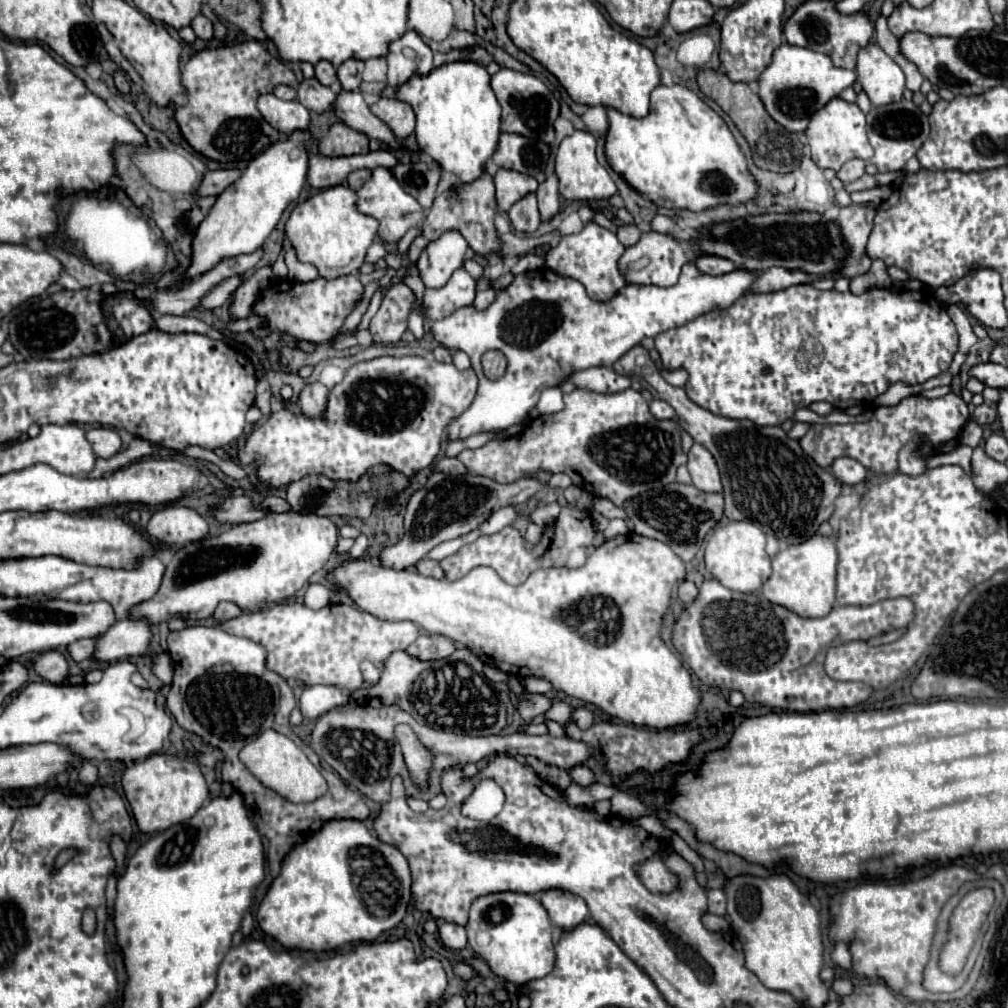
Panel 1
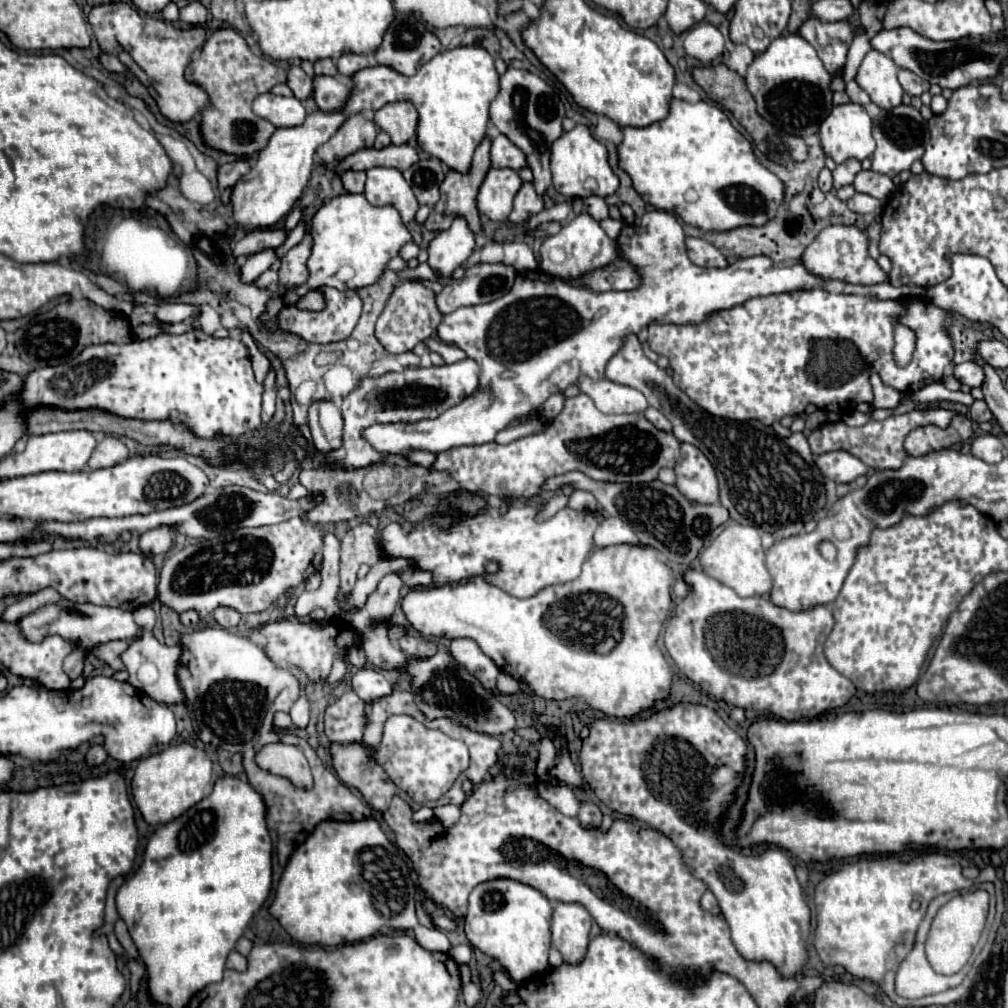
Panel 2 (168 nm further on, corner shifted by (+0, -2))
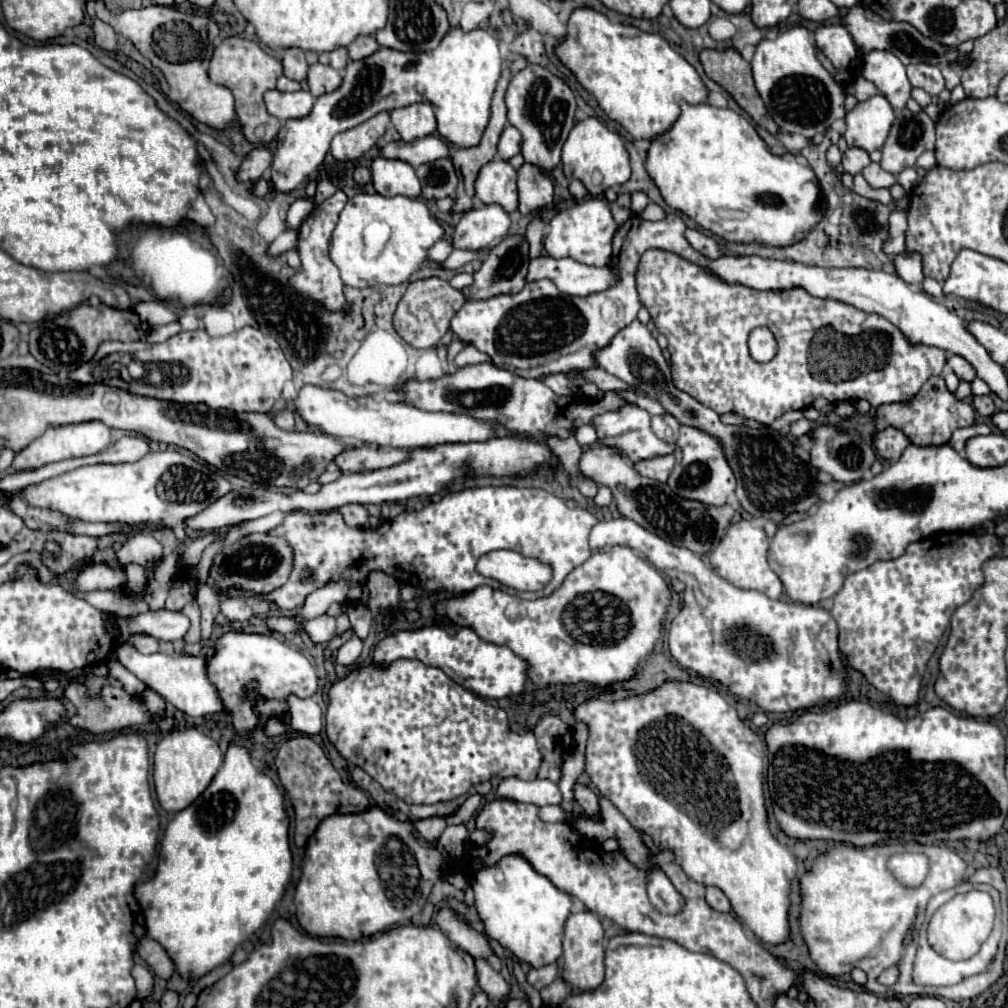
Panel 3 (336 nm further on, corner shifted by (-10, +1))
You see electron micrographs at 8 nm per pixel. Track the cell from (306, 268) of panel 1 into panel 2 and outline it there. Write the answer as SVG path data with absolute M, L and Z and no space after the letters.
M307 233L299 245L287 251L287 255L281 259L281 269L279 269L279 285L283 289L293 289L299 287L307 281L309 271L307 271L307 257L311 253L311 235Z

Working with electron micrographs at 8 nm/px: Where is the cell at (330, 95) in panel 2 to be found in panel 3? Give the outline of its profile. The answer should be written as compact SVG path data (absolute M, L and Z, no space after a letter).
M317 62L317 64L309 66L307 86L309 86L309 92L313 96L321 96L325 92L333 92L335 88L341 86L341 74L335 68L323 66L323 64Z

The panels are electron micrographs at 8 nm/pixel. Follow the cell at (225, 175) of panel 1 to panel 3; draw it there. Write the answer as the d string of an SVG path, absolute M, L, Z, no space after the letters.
M257 146L257 148L253 148L247 156L245 156L245 160L243 160L243 164L241 164L241 168L239 168L239 180L243 180L243 182L247 182L247 180L259 180L261 178L261 174L271 166L271 160L273 160L273 154L271 154L271 150L269 148L265 148L265 146Z

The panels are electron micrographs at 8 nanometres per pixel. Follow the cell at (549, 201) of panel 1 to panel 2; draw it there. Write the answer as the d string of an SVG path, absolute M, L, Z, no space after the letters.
M509 67L505 75L501 75L501 91L493 99L489 115L491 123L507 135L525 155L529 161L529 167L533 171L533 187L537 195L545 195L547 189L551 187L551 167L549 167L549 155L551 155L551 145L555 139L563 135L561 121L565 117L565 107L561 99L553 93L553 89L537 75L521 69Z

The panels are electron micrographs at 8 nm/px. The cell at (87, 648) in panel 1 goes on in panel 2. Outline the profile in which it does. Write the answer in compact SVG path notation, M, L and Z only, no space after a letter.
M113 641L113 643L101 643L101 647L93 647L93 655L101 661L107 661L115 671L123 671L123 663L119 655L127 649L127 641Z

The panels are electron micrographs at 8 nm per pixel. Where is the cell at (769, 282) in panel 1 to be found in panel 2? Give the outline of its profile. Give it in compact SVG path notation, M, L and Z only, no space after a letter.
M831 225L825 227L815 241L803 251L799 263L805 263L813 275L821 275L821 279L829 281L847 281L855 285L873 285L887 281L887 275L877 265L875 259L869 257L869 237L867 231L859 229L857 225Z

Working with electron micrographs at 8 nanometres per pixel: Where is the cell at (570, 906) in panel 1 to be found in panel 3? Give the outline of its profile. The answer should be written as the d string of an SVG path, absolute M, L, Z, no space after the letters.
M593 912L571 914L565 924L563 936L563 980L571 986L573 994L593 992L605 978L605 946L603 946L603 926Z

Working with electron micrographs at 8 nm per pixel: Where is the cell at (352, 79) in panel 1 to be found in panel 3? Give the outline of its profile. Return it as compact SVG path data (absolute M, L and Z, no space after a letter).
M357 36L347 48L349 48L349 58L351 60L361 60L361 58L367 58L373 52L377 52L379 44L373 36Z

